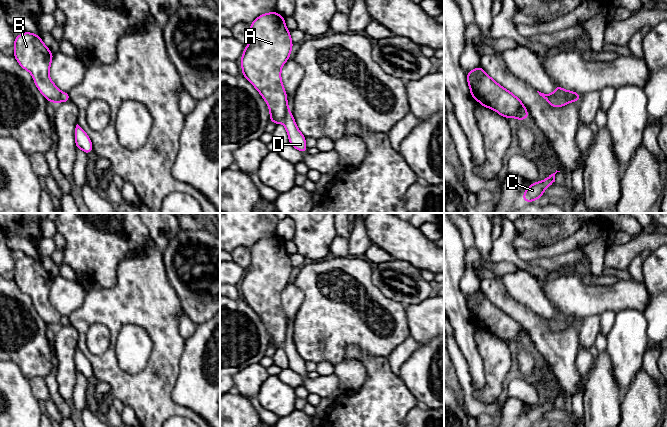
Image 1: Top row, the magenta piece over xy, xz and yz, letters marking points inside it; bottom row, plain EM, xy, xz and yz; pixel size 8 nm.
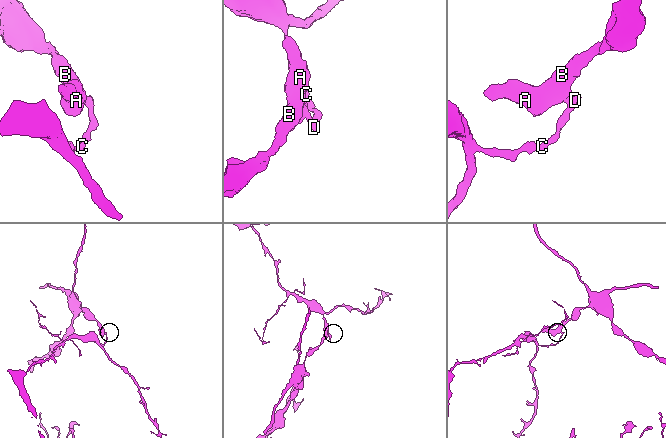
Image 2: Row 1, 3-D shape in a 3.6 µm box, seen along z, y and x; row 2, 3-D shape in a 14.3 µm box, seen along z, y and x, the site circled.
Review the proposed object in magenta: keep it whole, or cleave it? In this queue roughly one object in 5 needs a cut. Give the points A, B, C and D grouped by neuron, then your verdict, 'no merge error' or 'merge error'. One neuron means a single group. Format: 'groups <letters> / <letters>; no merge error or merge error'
groups A B / C D; merge error

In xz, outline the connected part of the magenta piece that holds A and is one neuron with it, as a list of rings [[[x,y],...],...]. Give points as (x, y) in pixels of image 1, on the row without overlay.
[[[276,235],[264,237],[250,249],[251,263],[241,280],[243,300],[258,314],[270,334],[270,346],[278,349],[290,335],[287,318],[281,305],[281,293],[290,282],[293,266],[285,242]]]

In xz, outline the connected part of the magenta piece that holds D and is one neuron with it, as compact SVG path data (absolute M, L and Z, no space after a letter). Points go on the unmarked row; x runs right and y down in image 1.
M290 335L285 339L283 348L289 360L289 368L294 372L296 372L297 374L306 377L307 376L307 370L305 366L306 361L297 352L294 341Z

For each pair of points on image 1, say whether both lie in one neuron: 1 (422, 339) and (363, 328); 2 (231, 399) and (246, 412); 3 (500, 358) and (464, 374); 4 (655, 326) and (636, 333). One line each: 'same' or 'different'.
1: different
2: same
3: different
4: different

